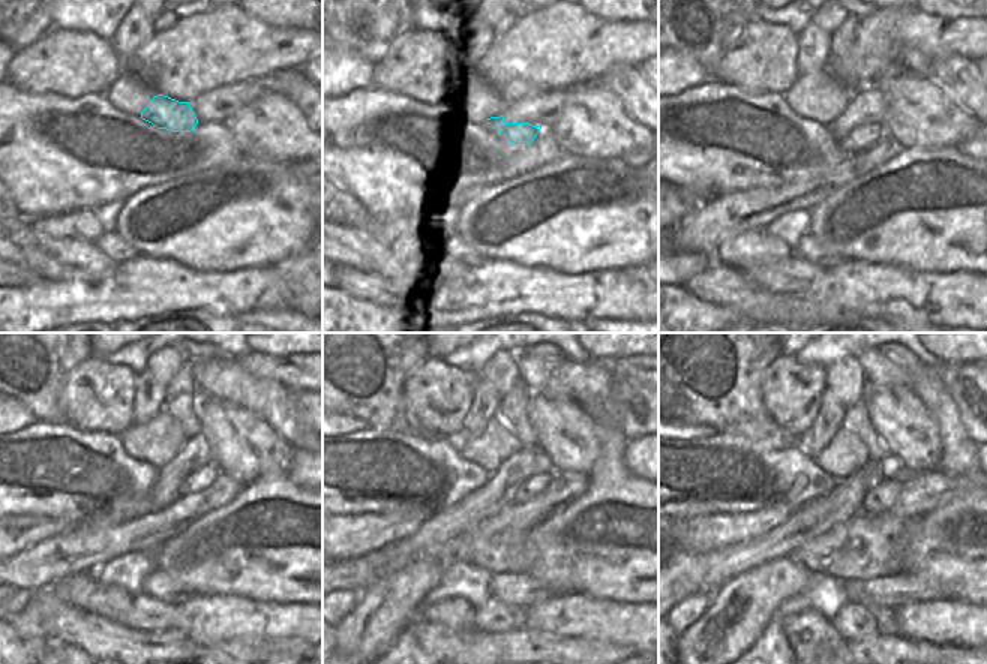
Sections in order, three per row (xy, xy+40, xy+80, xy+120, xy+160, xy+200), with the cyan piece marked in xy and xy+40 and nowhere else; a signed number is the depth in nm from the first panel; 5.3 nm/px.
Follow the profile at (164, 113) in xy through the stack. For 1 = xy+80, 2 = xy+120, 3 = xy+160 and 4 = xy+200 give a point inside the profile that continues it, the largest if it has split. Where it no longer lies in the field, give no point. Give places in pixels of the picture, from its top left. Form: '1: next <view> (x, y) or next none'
1: next xy+80 (860, 140)
2: next xy+120 (200, 480)
3: next xy+160 (536, 483)
4: next xy+200 (879, 499)

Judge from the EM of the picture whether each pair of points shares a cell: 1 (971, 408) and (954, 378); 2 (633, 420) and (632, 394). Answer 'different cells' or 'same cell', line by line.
1: same cell
2: same cell

